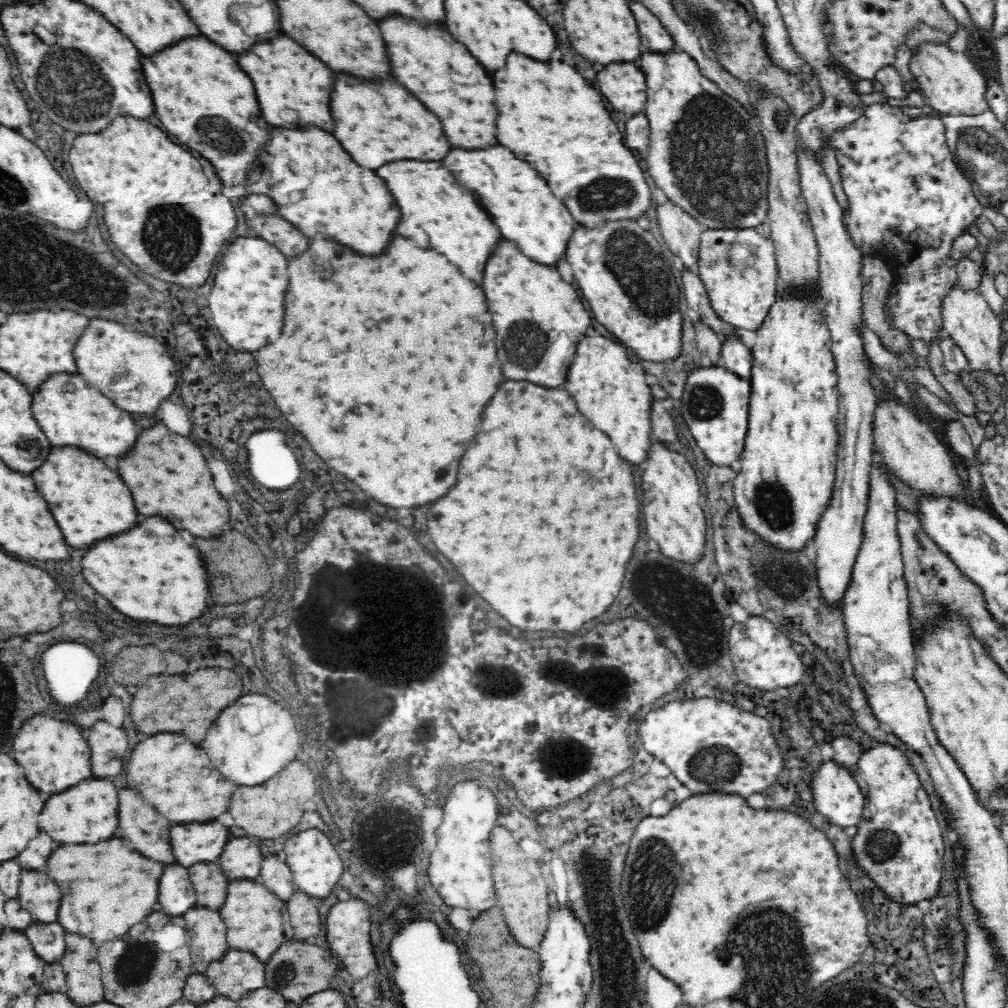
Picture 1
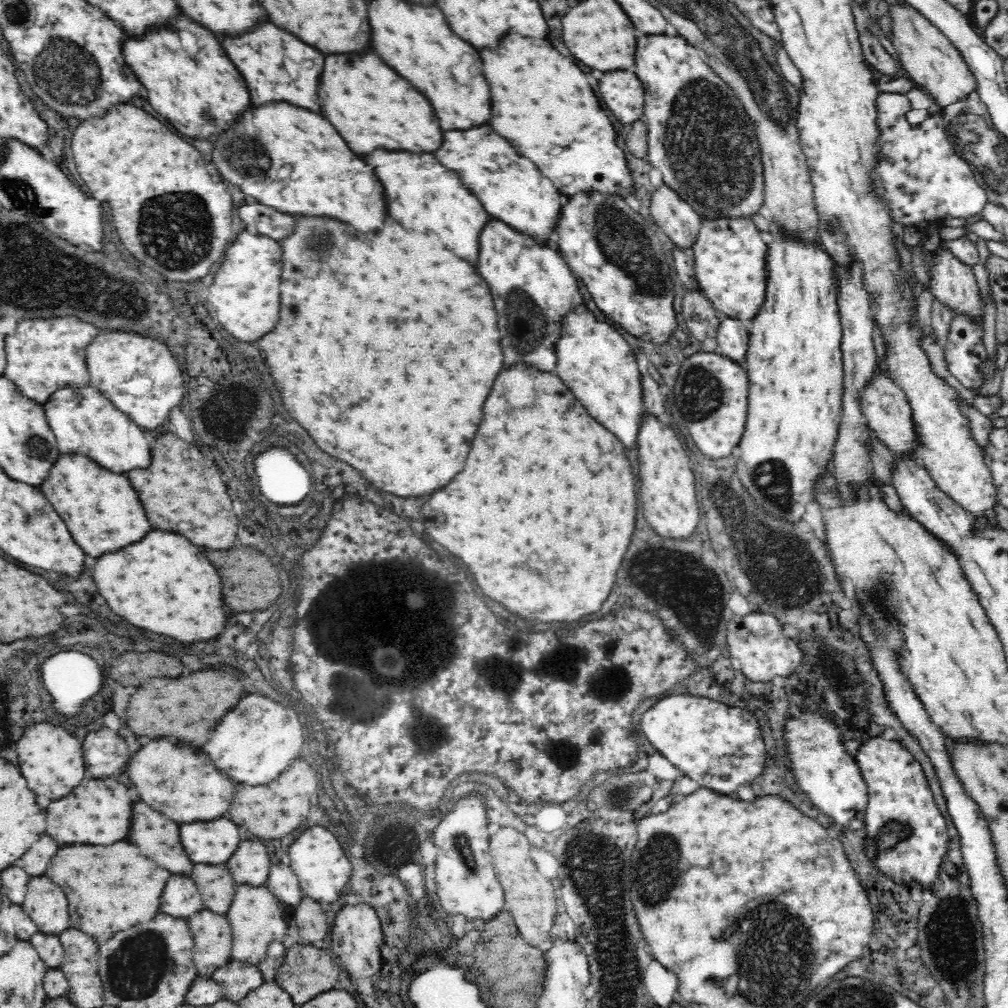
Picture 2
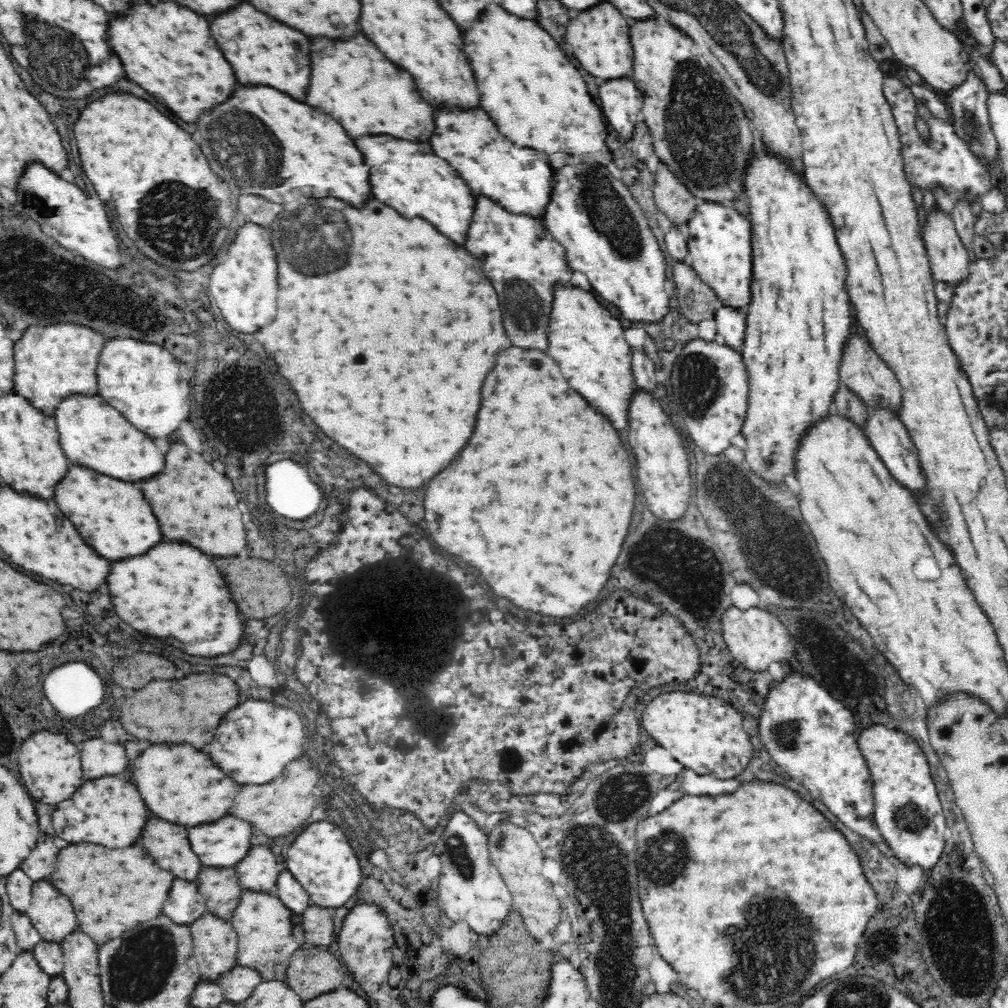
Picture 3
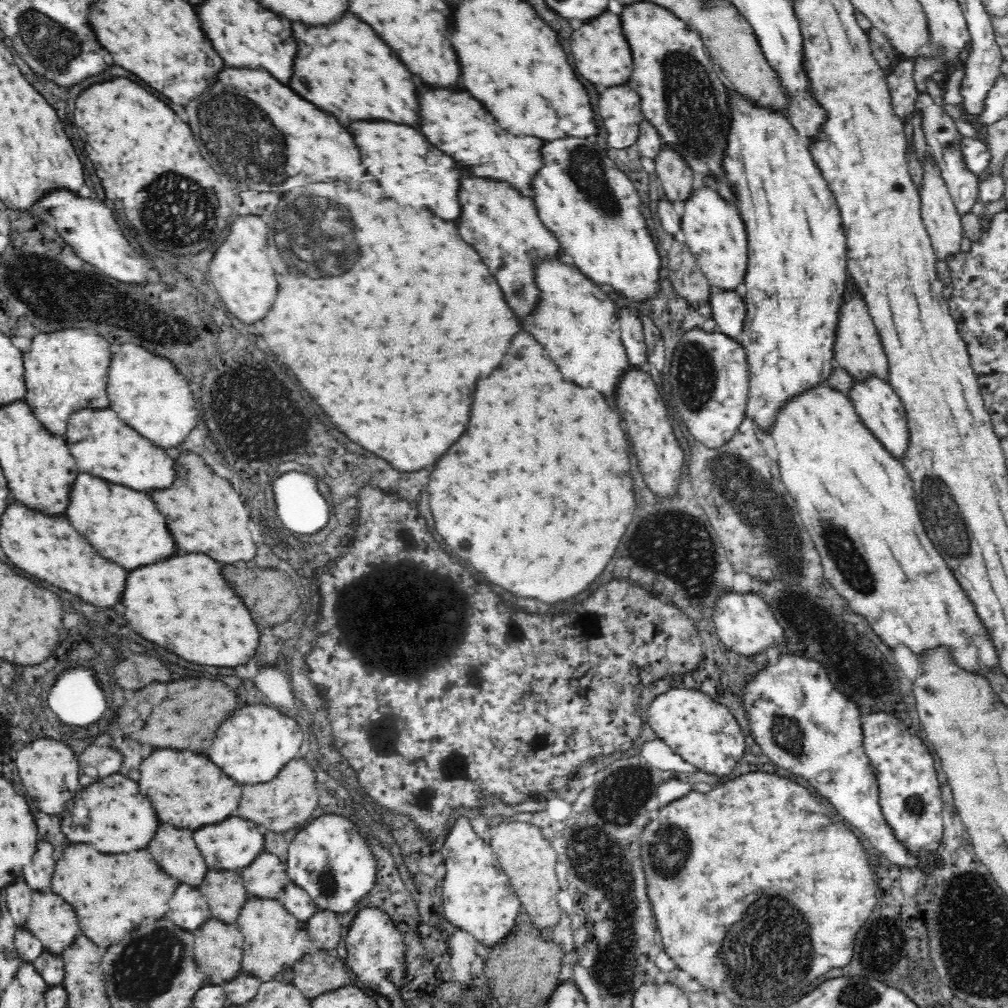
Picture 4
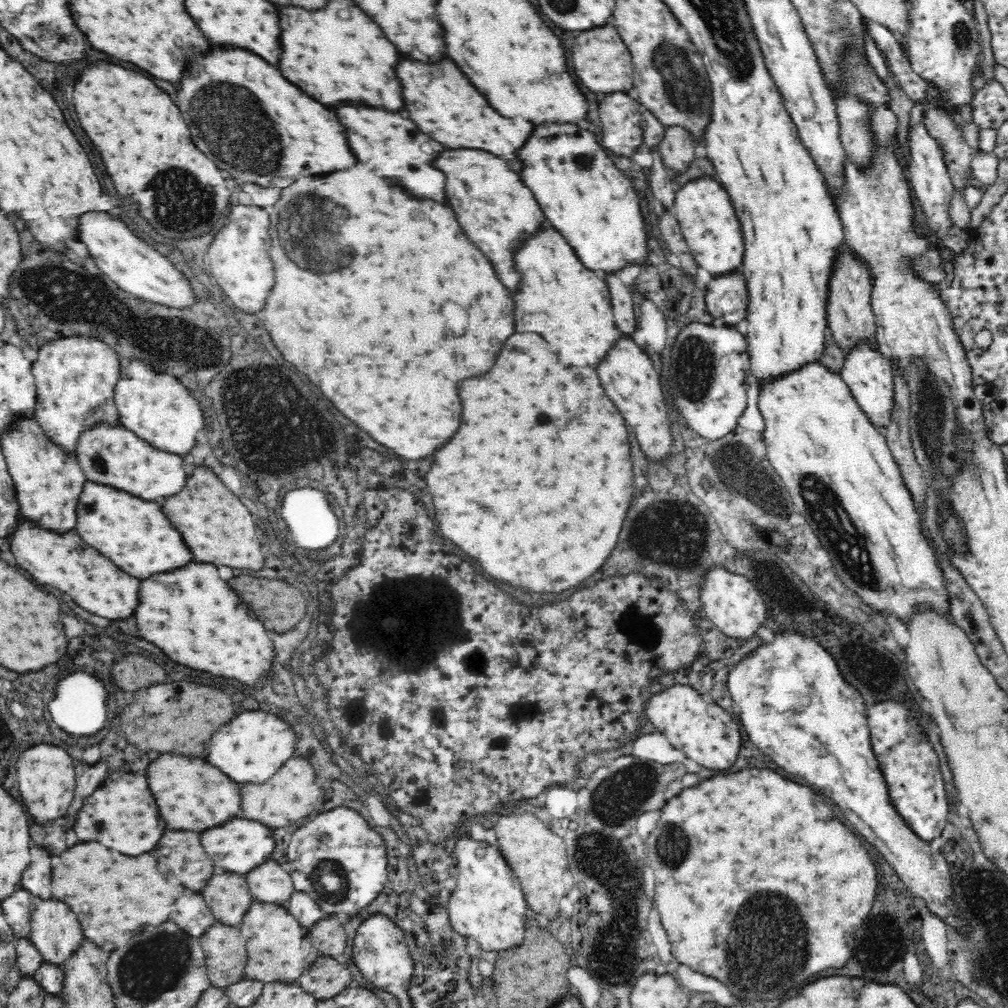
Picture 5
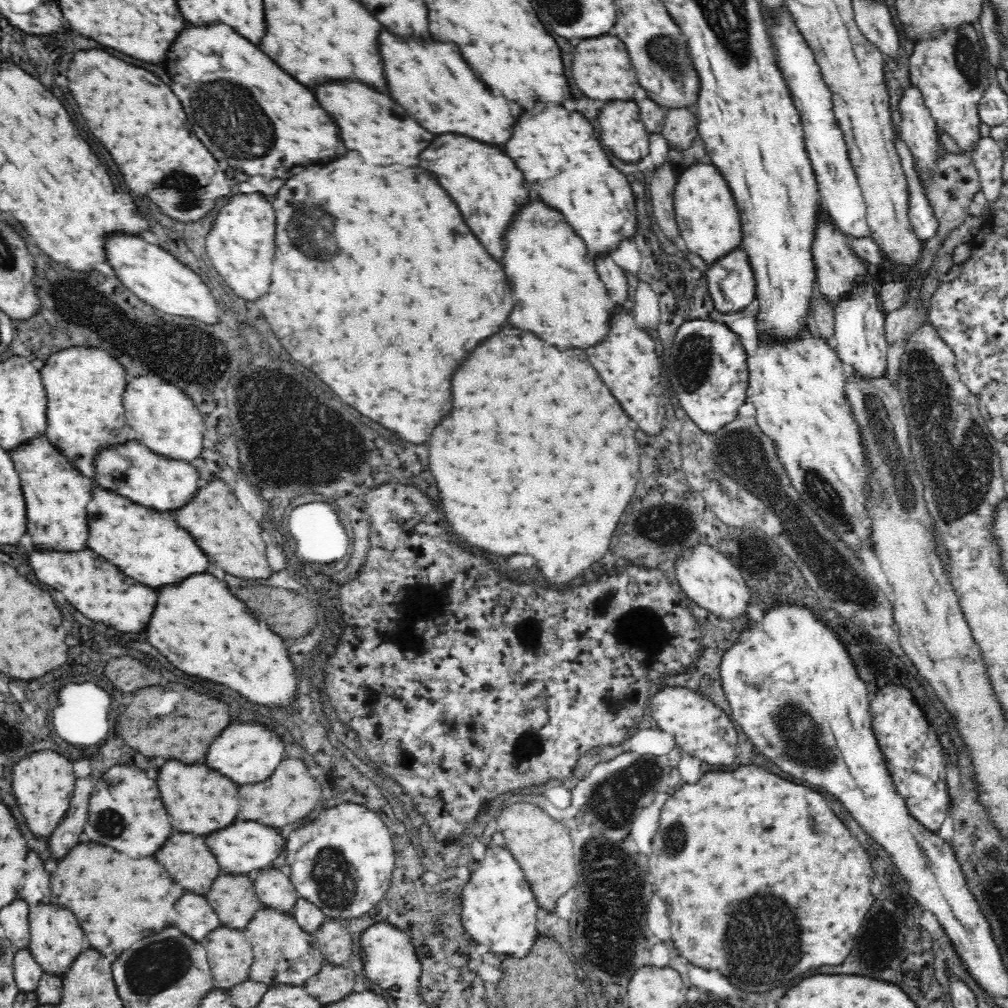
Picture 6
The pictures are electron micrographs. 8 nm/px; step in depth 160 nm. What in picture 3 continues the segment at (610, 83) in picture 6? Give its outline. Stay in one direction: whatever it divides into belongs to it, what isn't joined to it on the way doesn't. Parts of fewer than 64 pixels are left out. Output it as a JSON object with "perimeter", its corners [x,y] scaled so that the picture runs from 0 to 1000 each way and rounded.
{"perimeter":[[[595,4],[589,10],[577,12],[573,20],[563,24],[562,42],[567,46],[567,54],[571,56],[573,63],[589,77],[599,79],[621,77],[623,71],[627,69],[627,46],[623,38],[623,22],[607,4]]]}

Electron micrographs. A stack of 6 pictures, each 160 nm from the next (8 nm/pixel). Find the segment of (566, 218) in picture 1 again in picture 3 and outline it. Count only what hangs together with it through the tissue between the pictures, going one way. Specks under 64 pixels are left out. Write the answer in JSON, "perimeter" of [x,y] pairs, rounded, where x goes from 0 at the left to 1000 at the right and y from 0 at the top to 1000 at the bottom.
{"perimeter":[[[454,105],[431,107],[431,129],[427,143],[435,155],[442,157],[456,171],[456,175],[466,181],[464,185],[470,192],[488,195],[510,211],[538,215],[545,199],[548,173],[542,153],[536,153],[532,147],[510,145],[510,141],[494,131],[484,111],[476,105],[464,109]]]}

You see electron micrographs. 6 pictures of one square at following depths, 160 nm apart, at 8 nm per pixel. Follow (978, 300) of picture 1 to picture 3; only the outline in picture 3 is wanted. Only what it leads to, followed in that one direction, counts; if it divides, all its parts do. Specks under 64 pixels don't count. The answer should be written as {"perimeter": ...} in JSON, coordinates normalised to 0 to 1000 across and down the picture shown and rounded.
{"perimeter":[[[931,203],[917,216],[916,238],[927,280],[935,279],[948,284],[950,279],[958,276],[961,248],[950,233],[943,213]]]}

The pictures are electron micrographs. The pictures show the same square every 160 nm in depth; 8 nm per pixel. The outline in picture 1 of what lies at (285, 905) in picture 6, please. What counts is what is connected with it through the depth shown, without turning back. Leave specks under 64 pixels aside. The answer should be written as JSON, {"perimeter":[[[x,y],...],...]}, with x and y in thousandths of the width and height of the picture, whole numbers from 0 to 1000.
{"perimeter":[[[234,831],[228,833],[228,837],[224,839],[218,857],[220,863],[224,865],[226,871],[236,871],[236,873],[250,873],[254,869],[258,869],[258,861],[260,861],[262,849],[258,845],[258,841],[248,833],[248,831]]]}

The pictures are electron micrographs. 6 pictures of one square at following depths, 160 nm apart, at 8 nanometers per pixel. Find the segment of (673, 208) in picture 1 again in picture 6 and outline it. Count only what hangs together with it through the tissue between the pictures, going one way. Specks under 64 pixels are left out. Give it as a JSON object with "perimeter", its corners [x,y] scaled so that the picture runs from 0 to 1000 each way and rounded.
{"perimeter":[[[682,105],[662,107],[656,131],[665,147],[678,150],[686,146],[691,135],[692,122],[691,114]]]}

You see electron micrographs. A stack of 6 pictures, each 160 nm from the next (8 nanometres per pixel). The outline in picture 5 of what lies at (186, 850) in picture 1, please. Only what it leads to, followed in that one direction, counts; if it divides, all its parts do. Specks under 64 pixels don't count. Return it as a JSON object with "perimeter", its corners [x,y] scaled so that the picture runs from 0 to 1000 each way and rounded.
{"perimeter":[[[230,812],[228,815],[224,815],[222,821],[204,825],[200,829],[200,839],[204,841],[204,845],[210,851],[220,851],[222,857],[214,857],[214,861],[220,861],[224,865],[242,867],[242,865],[248,865],[250,861],[256,861],[270,849],[270,845],[274,841],[274,833],[266,819],[262,819],[258,815],[248,815],[244,812]]]}

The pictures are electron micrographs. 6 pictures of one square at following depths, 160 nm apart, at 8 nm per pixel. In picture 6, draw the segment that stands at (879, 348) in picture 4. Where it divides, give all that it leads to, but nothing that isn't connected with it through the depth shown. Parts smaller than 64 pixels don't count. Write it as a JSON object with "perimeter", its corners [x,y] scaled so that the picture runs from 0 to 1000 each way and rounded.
{"perimeter":[[[815,205],[813,208],[809,220],[808,234],[804,243],[806,260],[809,268],[809,281],[811,290],[815,291],[825,299],[825,304],[831,297],[840,291],[846,284],[849,275],[854,275],[859,269],[865,266],[856,258],[853,258],[840,245],[840,235],[823,216],[823,211]]]}

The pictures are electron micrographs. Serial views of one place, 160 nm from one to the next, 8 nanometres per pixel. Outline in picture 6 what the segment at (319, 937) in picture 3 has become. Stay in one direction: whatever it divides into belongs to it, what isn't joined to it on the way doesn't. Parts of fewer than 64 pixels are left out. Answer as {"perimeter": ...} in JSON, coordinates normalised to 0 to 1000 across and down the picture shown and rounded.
{"perimeter":[[[325,913],[311,928],[317,938],[318,945],[327,952],[327,956],[345,957],[345,952],[349,948],[349,929],[339,915]]]}

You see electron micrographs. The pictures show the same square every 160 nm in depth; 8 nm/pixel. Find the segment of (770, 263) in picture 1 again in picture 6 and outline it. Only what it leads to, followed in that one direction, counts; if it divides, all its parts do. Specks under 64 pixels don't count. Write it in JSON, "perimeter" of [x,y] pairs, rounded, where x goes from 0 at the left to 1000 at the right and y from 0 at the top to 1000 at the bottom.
{"perimeter":[[[690,161],[673,174],[668,190],[668,205],[674,234],[680,238],[687,252],[694,253],[702,262],[707,261],[735,242],[737,230],[731,200],[716,170],[708,162]]]}

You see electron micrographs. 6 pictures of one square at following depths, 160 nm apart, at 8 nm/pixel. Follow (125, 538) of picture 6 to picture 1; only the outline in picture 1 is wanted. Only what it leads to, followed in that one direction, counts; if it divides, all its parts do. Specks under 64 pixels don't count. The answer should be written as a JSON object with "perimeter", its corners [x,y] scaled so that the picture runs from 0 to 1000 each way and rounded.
{"perimeter":[[[54,444],[46,460],[34,468],[38,488],[46,494],[65,536],[73,544],[91,544],[95,538],[139,522],[139,510],[127,482],[115,466],[77,444]]]}

